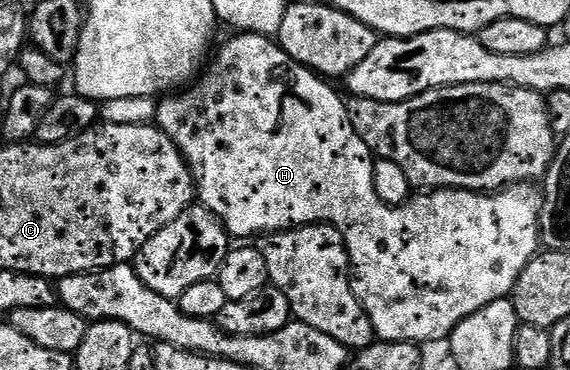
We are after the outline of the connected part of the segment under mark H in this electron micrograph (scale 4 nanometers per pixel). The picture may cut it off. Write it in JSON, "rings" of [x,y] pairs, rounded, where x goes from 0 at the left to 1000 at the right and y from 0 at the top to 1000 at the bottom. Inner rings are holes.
{"rings":[[[414,89],[368,159],[367,176],[326,238],[300,249],[274,284],[270,338],[311,389],[314,408],[328,438],[335,470],[342,478],[346,535],[365,568],[372,568],[398,616],[398,630],[412,649],[440,649],[463,632],[482,632],[488,622],[516,622],[521,611],[572,605],[589,611],[609,662],[609,689],[616,697],[619,770],[626,811],[640,832],[647,865],[658,889],[660,916],[674,924],[770,924],[789,916],[791,900],[809,876],[812,859],[830,854],[830,843],[844,843],[851,822],[865,822],[865,811],[891,803],[904,781],[914,735],[949,676],[946,627],[946,578],[953,568],[953,538],[947,516],[932,497],[891,503],[886,514],[842,519],[839,514],[760,514],[735,519],[705,546],[702,557],[675,551],[661,530],[654,508],[654,454],[658,427],[651,403],[626,368],[619,335],[609,311],[607,273],[586,243],[579,219],[568,216],[540,178],[514,165],[488,111],[456,92]]]}

